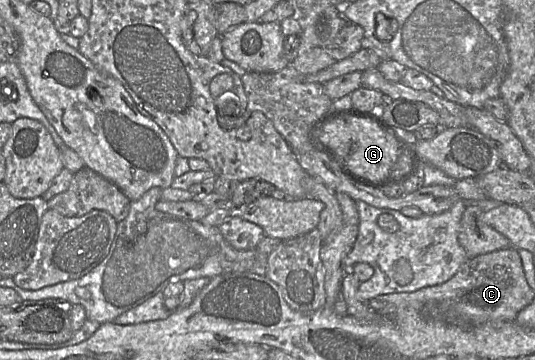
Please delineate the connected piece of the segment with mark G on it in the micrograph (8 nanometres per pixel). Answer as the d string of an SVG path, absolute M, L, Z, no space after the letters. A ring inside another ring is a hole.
M351 114L336 115L321 123L317 137L345 168L370 180L385 178L399 157L398 145L388 132L373 120Z

